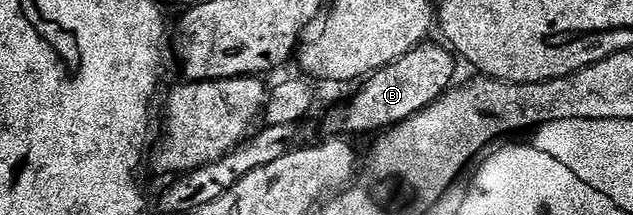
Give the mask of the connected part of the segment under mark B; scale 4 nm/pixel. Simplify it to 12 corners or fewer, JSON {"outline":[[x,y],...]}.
{"outline":[[418,44],[372,72],[328,133],[356,138],[425,111],[452,87],[457,56]]}

